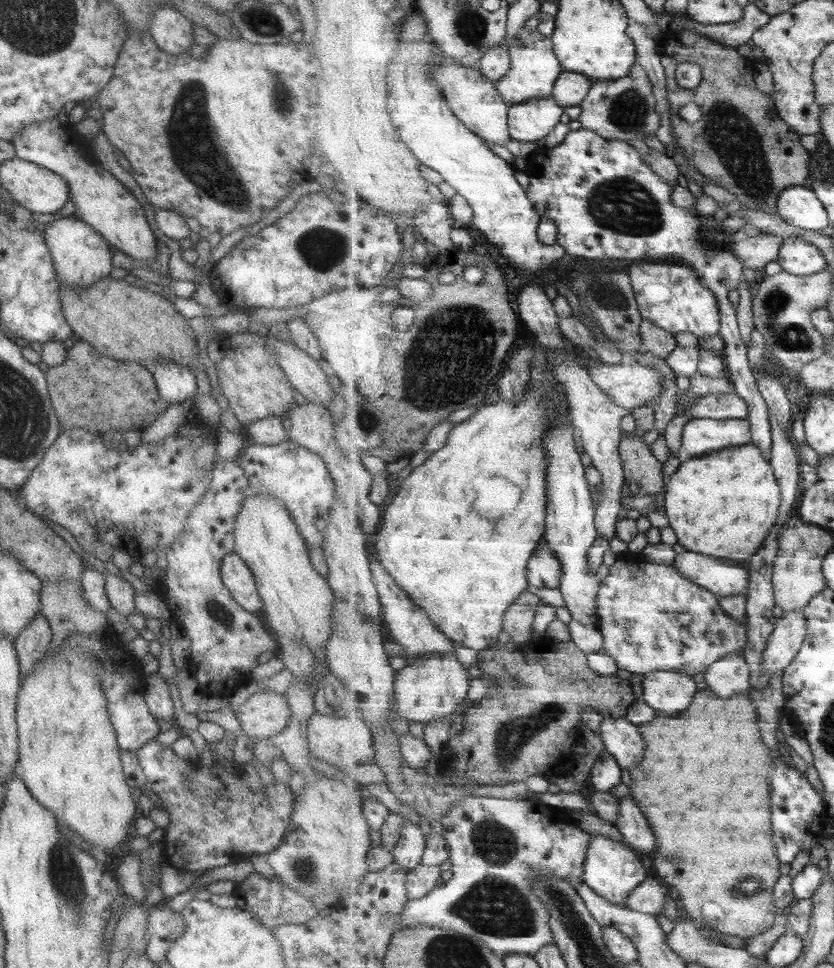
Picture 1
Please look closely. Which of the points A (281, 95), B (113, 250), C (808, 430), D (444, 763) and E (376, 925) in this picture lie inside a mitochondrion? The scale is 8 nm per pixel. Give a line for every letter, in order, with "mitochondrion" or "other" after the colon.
A: mitochondrion
B: other
C: other
D: other
E: other

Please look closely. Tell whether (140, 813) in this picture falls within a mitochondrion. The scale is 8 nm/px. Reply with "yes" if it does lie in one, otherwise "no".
no

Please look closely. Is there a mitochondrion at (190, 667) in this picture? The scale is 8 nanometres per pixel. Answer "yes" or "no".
no

